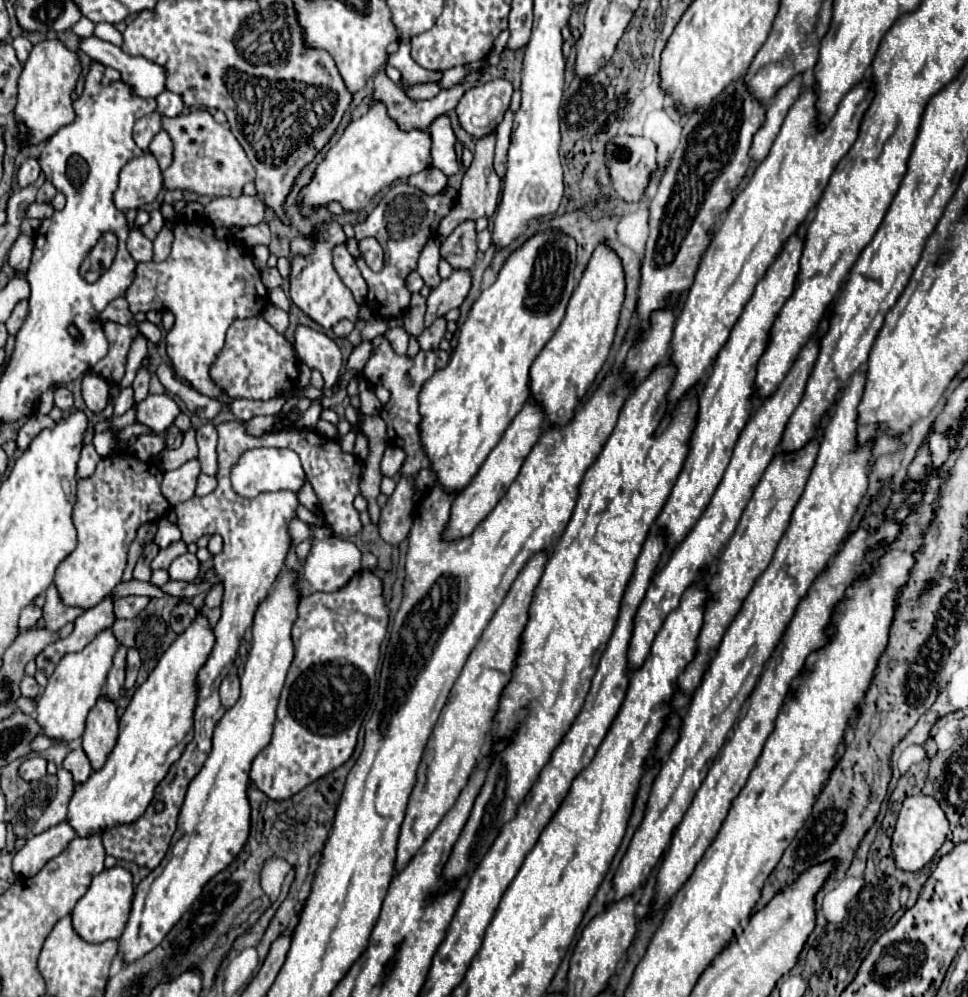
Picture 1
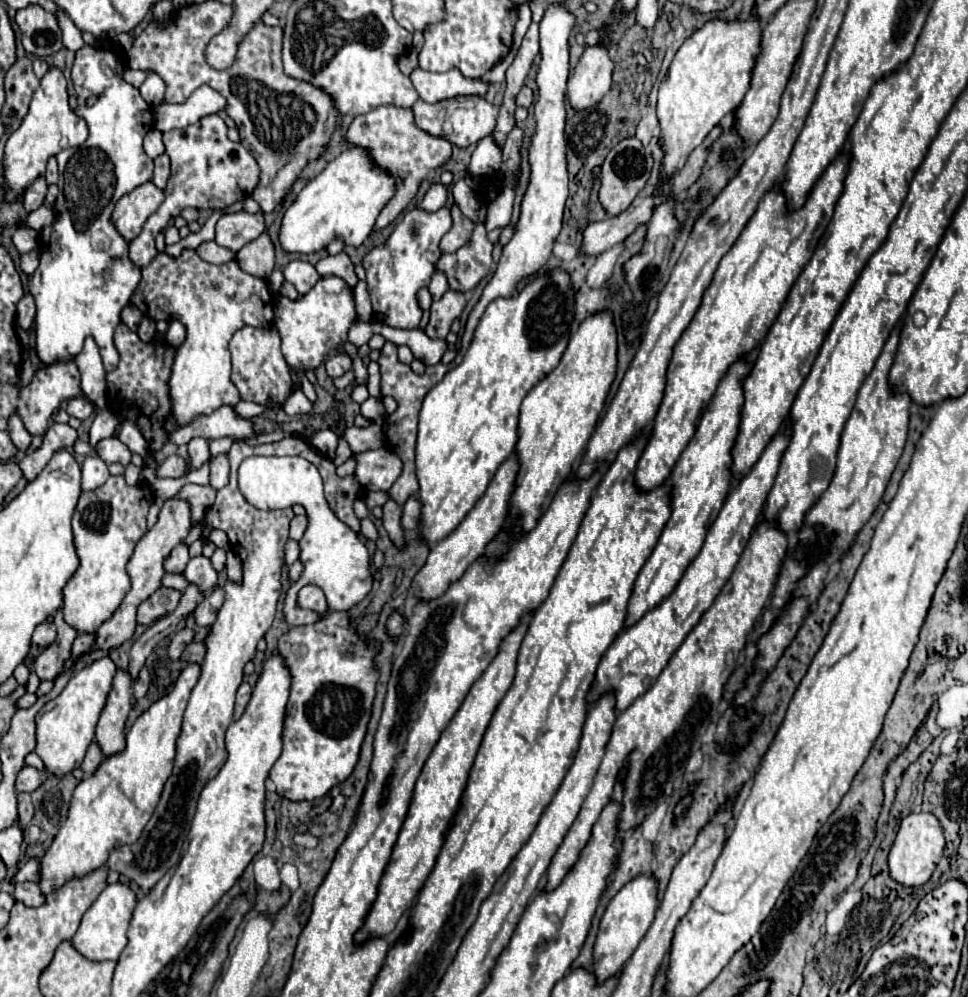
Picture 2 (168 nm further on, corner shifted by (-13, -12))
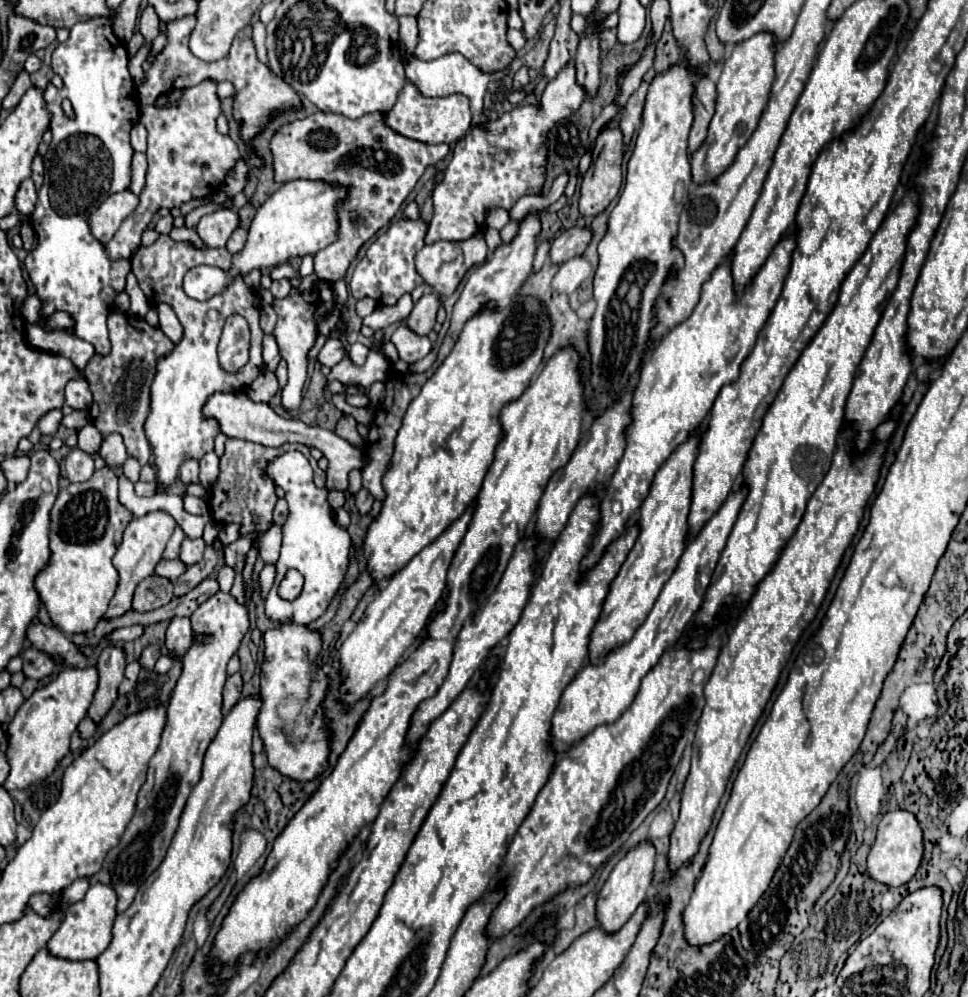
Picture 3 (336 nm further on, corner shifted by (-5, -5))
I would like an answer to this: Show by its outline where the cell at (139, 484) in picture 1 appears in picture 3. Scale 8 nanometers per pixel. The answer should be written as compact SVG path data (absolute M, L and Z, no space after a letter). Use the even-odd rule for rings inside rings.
M111 468L97 470L87 482L67 484L59 490L57 500L49 512L49 548L51 556L47 566L35 576L35 590L47 608L51 622L67 636L91 632L105 616L105 608L115 594L119 574L111 564L111 558L121 544L123 530L133 520L133 514L117 500L117 476Z

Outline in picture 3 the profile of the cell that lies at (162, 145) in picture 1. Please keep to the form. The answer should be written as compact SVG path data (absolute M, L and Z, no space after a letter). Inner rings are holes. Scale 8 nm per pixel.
M135 154L133 156L133 168L131 168L131 184L129 190L133 194L139 194L145 186L145 174L147 174L147 158L145 154Z

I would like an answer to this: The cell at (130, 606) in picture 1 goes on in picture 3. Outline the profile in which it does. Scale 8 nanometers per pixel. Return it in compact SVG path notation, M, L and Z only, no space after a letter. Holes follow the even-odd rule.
M153 574L137 586L135 598L133 598L133 610L137 612L155 610L169 604L171 598L173 598L173 584L167 578Z

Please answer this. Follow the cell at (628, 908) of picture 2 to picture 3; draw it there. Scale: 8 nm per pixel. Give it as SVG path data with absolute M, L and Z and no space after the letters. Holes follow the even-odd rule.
M651 840L639 842L617 862L597 898L597 920L605 932L617 932L631 918L637 906L645 900L651 888L653 866L655 866L655 846L651 844Z

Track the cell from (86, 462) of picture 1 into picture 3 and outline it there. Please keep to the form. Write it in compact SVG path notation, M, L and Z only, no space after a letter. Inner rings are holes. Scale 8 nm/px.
M73 448L67 458L65 458L65 472L67 472L67 478L69 482L85 482L93 476L93 456L79 450L79 448Z

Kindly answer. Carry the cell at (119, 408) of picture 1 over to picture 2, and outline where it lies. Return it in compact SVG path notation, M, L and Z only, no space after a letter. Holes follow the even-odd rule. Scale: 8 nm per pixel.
M123 419L121 423L121 431L117 435L119 441L123 441L133 453L139 453L141 457L145 457L149 451L145 447L145 439L143 435L137 431L137 425L131 421L131 419Z

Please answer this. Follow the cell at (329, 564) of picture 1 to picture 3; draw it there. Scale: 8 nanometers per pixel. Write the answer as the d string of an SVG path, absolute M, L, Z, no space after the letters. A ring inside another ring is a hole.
M287 452L287 454L271 460L267 474L269 474L269 478L273 478L273 482L277 486L281 486L285 490L289 514L287 514L285 524L281 526L283 546L281 546L279 560L275 562L275 570L277 570L275 584L269 592L269 596L265 598L265 614L275 624L293 622L293 624L307 626L309 622L317 620L325 612L329 602L335 598L335 594L343 582L343 576L347 572L351 538L349 538L347 530L339 528L333 522L333 510L327 502L327 490L315 486L311 464L301 452ZM289 568L299 570L305 578L303 590L293 602L287 602L287 600L279 598L279 594L277 594L277 586Z

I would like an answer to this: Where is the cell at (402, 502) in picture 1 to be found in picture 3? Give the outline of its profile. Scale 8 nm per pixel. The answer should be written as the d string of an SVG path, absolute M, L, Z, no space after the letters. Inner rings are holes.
M361 488L361 490L355 494L355 504L357 504L357 508L359 508L361 514L367 514L367 512L371 510L371 506L373 506L373 496L371 496L365 488Z

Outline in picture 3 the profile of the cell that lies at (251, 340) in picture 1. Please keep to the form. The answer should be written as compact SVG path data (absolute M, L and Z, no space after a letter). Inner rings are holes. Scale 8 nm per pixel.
M233 314L225 320L221 342L219 342L219 362L227 372L237 372L249 360L249 324L243 316Z

